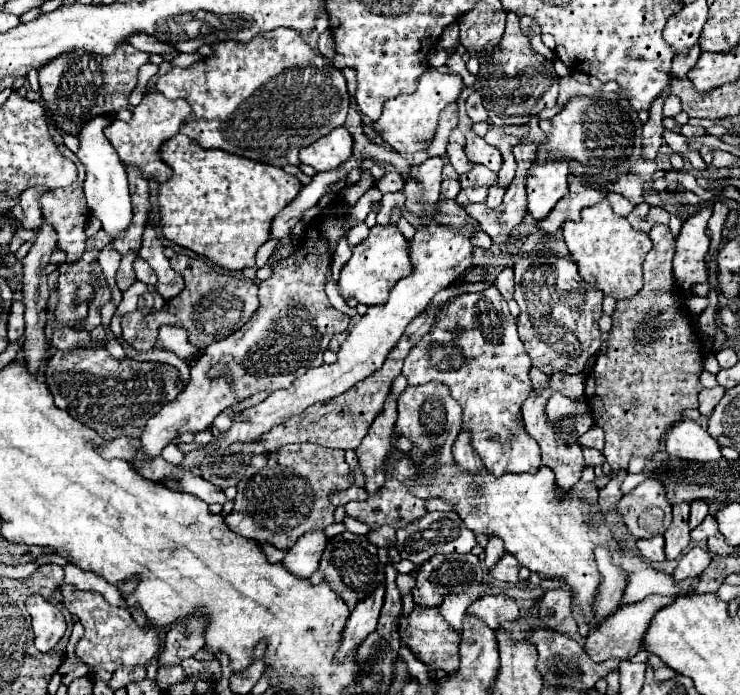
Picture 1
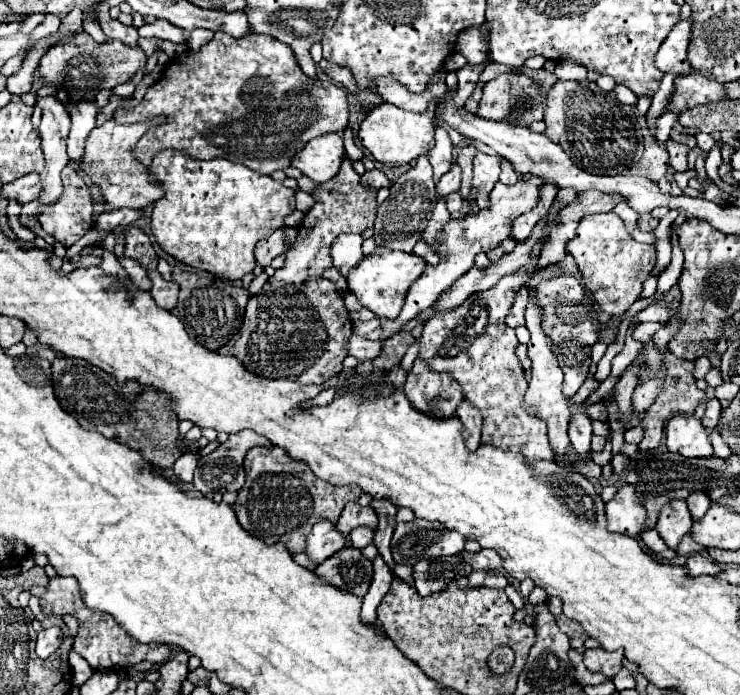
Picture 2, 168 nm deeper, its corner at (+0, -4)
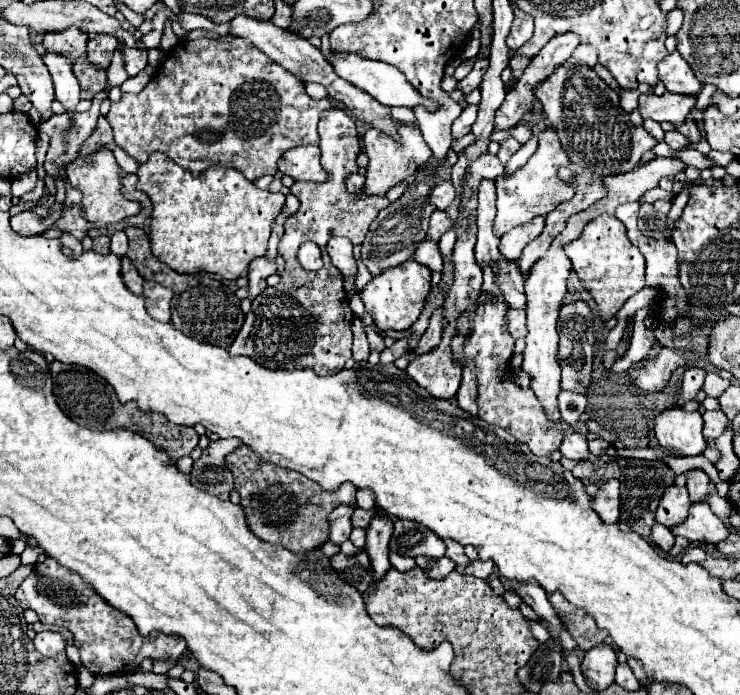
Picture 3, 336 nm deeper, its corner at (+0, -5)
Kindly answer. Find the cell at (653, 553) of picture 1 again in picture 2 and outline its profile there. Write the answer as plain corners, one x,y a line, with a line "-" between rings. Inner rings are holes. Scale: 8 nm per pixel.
648,529
648,531
644,531
640,537
642,537
642,541
644,541
660,559
674,559
674,557
676,557
676,553
660,539
660,535
658,535
656,529

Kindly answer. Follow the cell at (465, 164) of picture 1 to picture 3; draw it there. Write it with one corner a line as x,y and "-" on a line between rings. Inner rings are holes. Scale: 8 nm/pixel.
452,180
438,182
430,194
430,202
436,206
436,210
448,208
454,202
454,198
456,198
456,188
454,188

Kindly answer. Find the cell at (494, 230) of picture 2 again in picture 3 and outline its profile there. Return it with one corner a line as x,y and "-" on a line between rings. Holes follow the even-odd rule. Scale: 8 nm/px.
546,128
540,134
540,144
538,150
534,152
534,156
522,166
518,168
514,174
502,174
496,178
496,184
500,184
500,200
498,200
498,214
494,220
494,234
498,238
502,238
502,234
506,234
510,228
516,228
520,224
526,224
528,220
532,220
538,214
548,214
552,212
552,208
568,198
572,198
572,184
562,182
558,178
558,168
570,164
568,156
564,154
564,150
560,148
560,142
556,140
556,132
552,128

